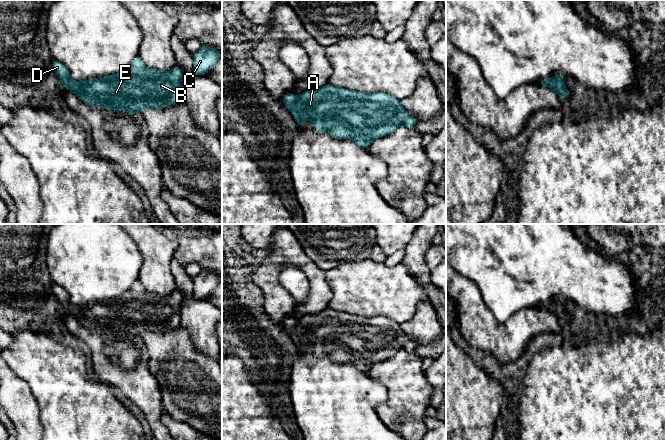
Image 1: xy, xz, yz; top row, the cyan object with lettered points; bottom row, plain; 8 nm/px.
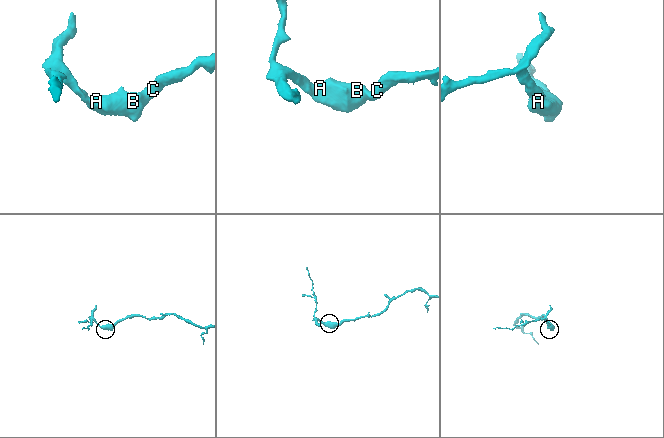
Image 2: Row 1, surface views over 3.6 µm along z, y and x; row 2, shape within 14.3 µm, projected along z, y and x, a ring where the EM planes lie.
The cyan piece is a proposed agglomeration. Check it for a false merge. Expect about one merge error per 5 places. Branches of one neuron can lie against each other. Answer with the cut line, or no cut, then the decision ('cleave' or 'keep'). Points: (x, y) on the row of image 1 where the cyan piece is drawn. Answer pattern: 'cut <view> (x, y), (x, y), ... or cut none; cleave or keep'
cut none; keep

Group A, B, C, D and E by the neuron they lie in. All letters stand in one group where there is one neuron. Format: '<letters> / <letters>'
A B C D E

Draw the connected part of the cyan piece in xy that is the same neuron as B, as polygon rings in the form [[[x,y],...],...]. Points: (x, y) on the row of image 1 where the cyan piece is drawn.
[[[137,56],[122,72],[90,80],[72,81],[69,70],[60,62],[52,59],[52,67],[65,89],[73,92],[84,103],[104,109],[126,111],[133,116],[144,108],[161,110],[180,101],[180,83],[183,70],[174,66],[168,71],[146,67]]]

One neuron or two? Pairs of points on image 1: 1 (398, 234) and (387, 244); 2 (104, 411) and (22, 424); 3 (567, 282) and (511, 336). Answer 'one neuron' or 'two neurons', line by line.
1: one neuron
2: two neurons
3: two neurons

